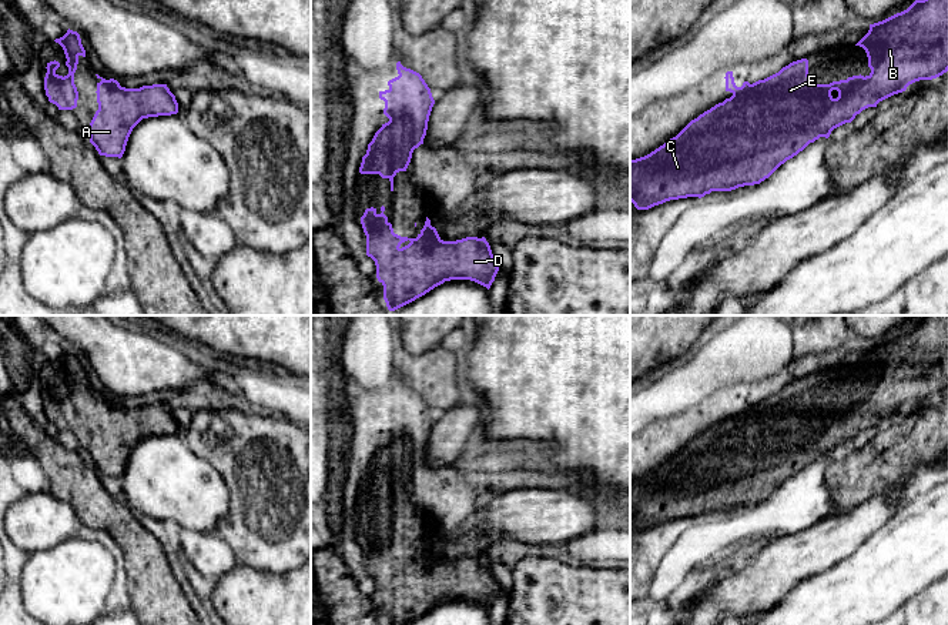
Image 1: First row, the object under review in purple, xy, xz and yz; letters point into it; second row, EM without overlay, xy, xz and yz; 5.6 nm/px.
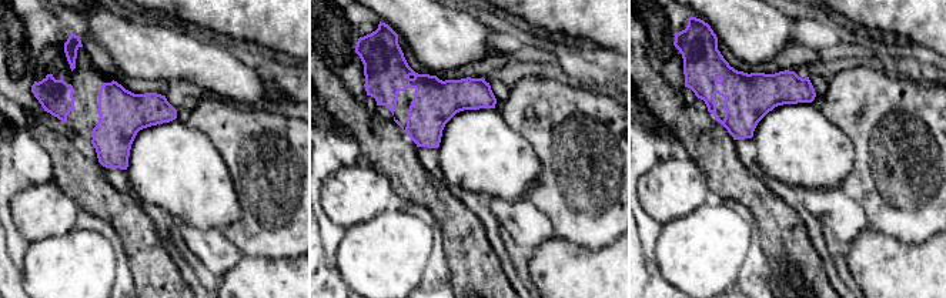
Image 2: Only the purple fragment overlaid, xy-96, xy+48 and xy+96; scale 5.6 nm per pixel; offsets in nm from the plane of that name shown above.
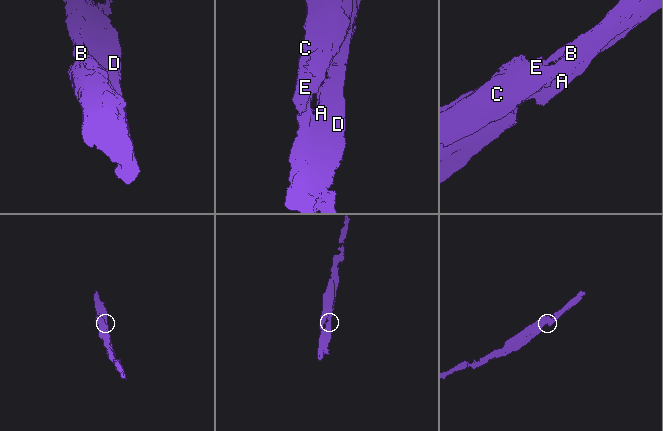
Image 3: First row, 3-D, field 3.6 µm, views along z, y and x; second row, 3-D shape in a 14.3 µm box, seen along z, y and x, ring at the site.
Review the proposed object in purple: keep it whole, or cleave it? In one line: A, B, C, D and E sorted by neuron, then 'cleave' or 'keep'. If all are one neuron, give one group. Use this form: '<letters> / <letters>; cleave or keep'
A B C D E; keep

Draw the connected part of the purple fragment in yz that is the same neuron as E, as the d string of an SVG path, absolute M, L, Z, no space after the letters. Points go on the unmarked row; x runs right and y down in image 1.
M928 315L924 320L915 320L907 330L897 332L882 341L870 344L868 352L855 364L865 370L868 377L868 387L871 392L868 395L852 395L847 400L833 401L830 404L815 404L808 395L808 380L801 378L783 387L778 392L758 400L753 404L744 401L741 407L734 402L733 391L726 392L726 411L733 415L723 422L716 424L710 430L691 439L676 457L651 471L650 474L630 479L630 521L637 529L649 529L654 525L663 524L670 519L687 518L687 517L704 517L711 511L731 511L744 505L760 504L768 498L781 484L803 471L810 462L814 462L820 457L828 458L831 451L845 442L851 442L857 434L868 427L877 427L877 424L894 414L902 412L907 407L919 400L932 400L948 391L948 315Z

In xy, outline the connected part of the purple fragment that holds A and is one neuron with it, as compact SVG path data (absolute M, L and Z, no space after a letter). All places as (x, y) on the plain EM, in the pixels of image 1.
M96 395L101 400L96 411L98 430L87 451L100 475L121 478L133 448L143 438L178 432L175 415L167 404L125 408L114 398Z

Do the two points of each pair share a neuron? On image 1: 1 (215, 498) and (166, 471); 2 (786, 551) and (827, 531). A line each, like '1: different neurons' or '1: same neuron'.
1: same neuron
2: same neuron

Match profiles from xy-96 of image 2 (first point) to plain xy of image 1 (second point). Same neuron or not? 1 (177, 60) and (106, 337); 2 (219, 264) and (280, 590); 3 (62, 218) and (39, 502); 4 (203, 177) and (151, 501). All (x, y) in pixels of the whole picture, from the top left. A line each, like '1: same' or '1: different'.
1: same
2: different
3: same
4: same

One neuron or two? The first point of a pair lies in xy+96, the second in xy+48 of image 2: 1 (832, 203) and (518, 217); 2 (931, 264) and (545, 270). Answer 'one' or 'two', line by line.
1: one
2: one

